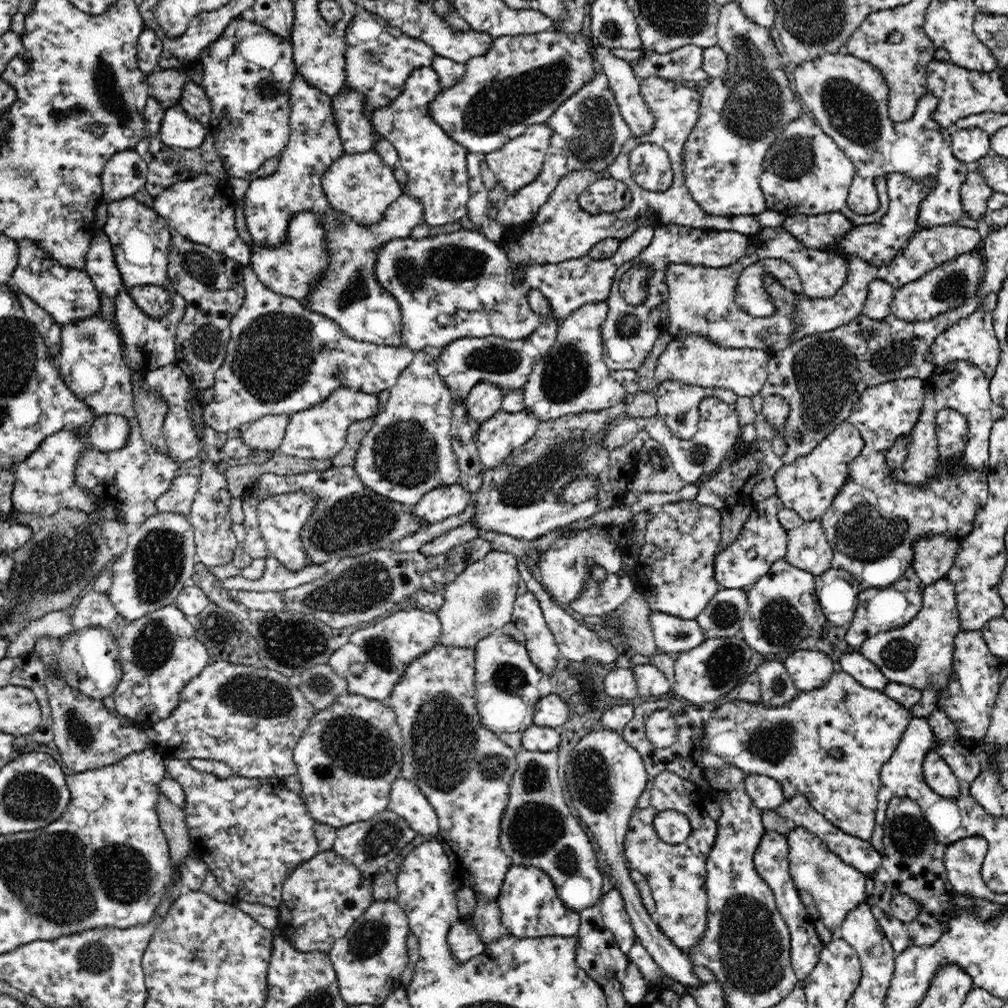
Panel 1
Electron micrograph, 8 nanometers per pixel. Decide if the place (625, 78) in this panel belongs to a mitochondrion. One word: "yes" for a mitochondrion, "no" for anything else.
no

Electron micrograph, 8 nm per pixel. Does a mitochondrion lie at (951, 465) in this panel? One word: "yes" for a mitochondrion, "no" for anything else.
no

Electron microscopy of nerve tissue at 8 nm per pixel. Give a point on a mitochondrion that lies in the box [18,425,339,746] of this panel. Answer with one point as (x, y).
(159, 557)

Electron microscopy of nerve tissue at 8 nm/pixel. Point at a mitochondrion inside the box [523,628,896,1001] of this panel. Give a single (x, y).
(751, 943)

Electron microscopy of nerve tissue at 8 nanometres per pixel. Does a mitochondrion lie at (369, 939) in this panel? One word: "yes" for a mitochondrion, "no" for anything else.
yes

